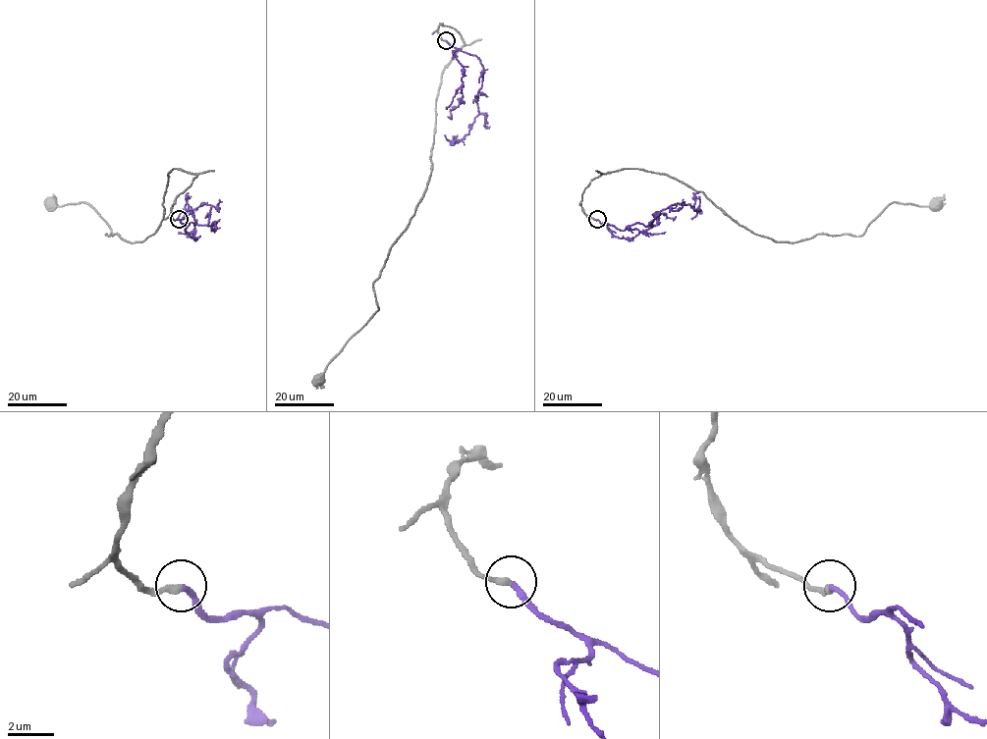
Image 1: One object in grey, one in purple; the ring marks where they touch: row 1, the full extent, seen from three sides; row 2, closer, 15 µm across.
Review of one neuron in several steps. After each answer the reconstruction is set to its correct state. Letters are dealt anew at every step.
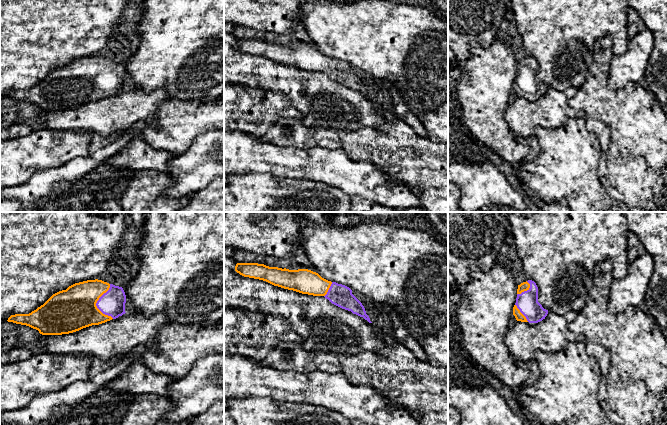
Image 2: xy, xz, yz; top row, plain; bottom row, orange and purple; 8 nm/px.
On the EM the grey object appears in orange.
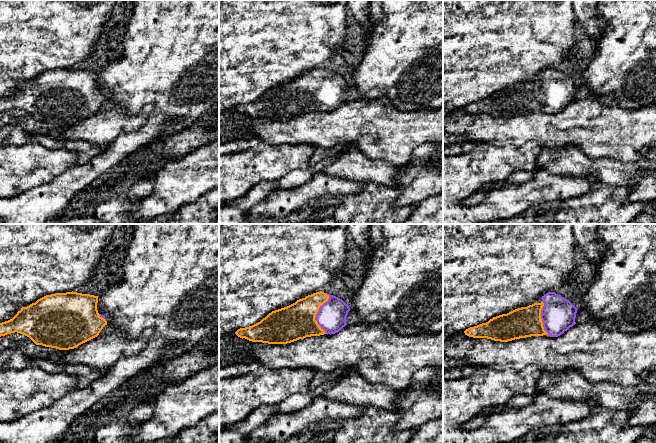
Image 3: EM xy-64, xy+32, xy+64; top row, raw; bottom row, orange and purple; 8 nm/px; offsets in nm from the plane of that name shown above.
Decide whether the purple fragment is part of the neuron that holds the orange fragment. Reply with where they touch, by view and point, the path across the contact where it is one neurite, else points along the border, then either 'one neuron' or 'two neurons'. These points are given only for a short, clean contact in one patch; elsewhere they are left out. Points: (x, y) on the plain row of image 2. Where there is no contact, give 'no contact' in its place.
meets orange in xy at (95, 80); runs through xy (67, 87), (82, 80), (95, 80), (112, 79); one neuron

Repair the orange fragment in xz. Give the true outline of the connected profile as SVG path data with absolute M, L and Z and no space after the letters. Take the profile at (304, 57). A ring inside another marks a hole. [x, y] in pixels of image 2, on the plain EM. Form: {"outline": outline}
{"outline": "M237 39L235 47L244 53L263 56L284 65L313 72L324 72L332 80L372 99L364 82L352 70L349 63L328 57L311 46L289 46L258 39Z"}

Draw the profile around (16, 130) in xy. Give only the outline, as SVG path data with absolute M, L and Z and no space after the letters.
M15 122L0 130L0 140L25 137L31 132L32 130L27 124Z

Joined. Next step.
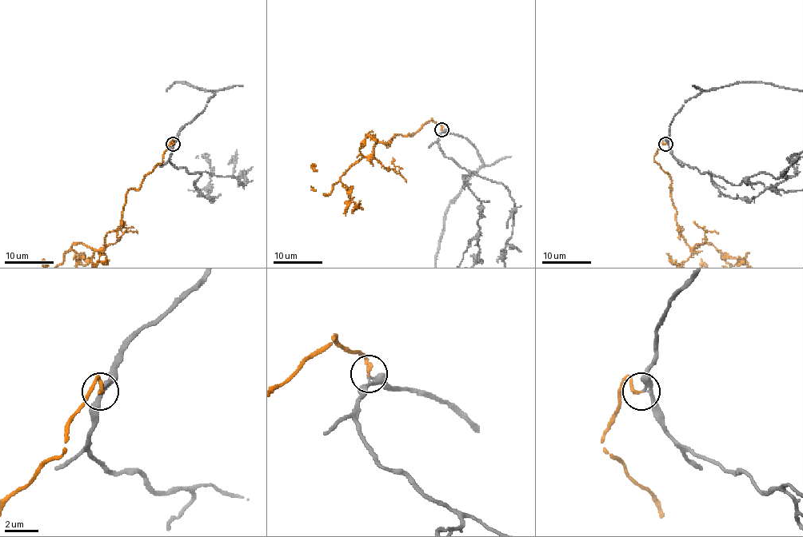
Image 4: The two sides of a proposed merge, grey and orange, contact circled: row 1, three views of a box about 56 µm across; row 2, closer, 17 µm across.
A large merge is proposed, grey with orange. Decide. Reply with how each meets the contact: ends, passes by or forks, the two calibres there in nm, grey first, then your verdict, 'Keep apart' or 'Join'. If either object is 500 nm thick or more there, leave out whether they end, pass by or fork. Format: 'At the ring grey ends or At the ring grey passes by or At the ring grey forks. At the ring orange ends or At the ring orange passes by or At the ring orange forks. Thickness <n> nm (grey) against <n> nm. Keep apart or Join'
At the ring grey passes by. At the ring orange ends. Thickness 240 nm (grey) against 180 nm. Join

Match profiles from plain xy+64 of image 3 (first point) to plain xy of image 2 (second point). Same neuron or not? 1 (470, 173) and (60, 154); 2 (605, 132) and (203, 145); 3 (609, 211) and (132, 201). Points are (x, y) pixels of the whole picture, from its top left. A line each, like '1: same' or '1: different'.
1: same
2: different
3: same

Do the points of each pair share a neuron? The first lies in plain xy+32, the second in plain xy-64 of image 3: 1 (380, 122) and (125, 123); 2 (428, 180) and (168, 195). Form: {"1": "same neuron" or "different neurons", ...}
{"1": "same neuron", "2": "same neuron"}

